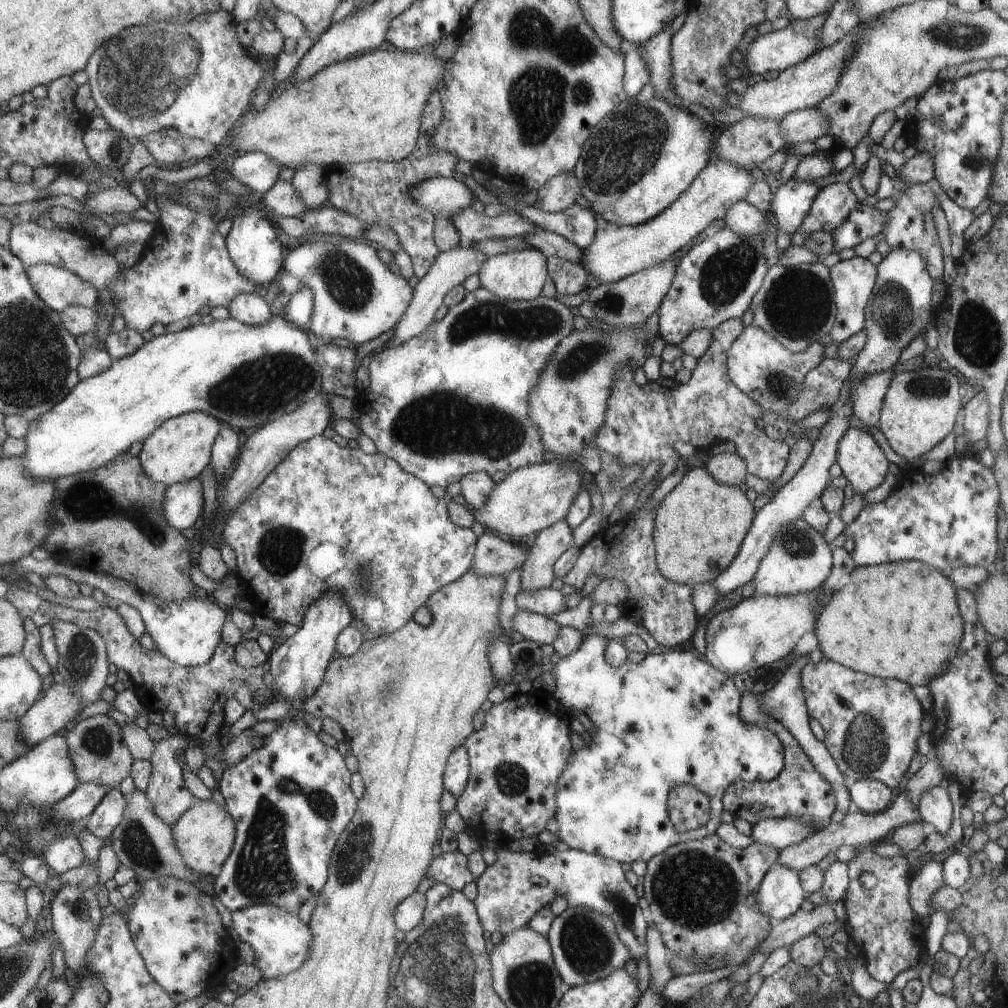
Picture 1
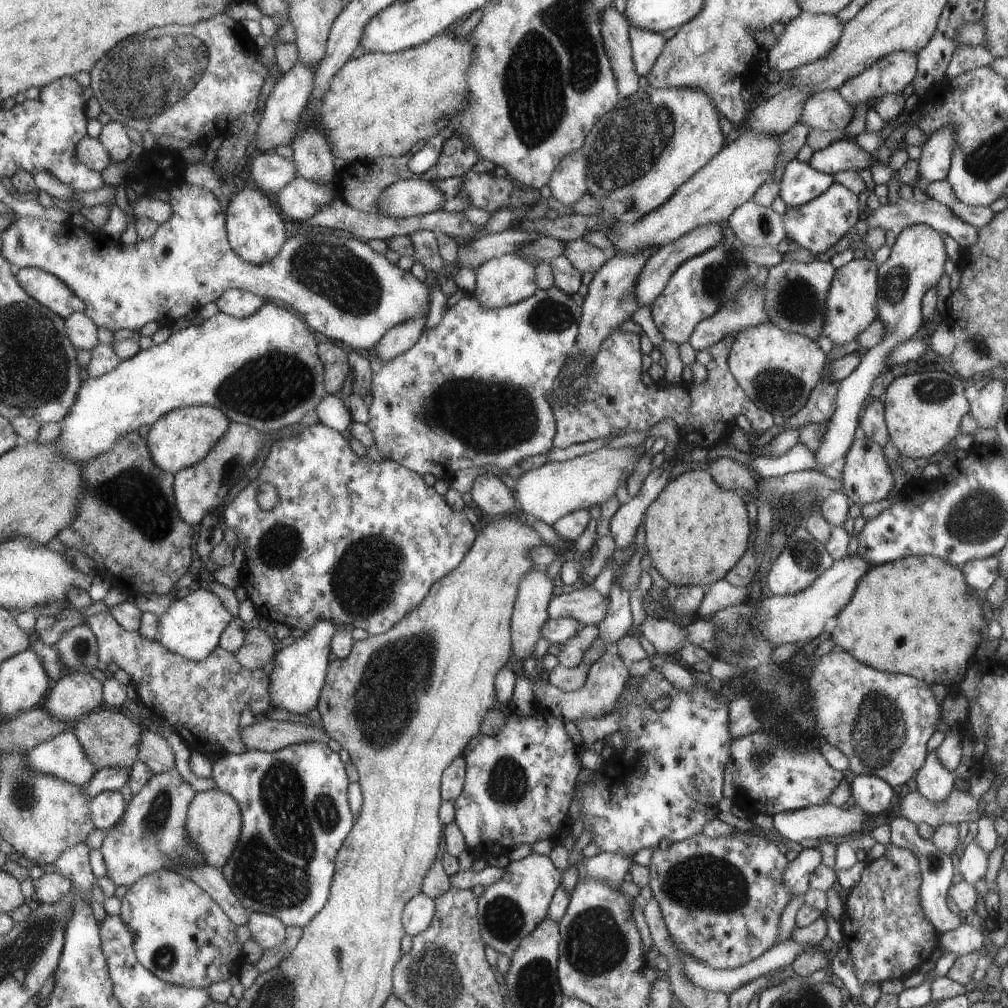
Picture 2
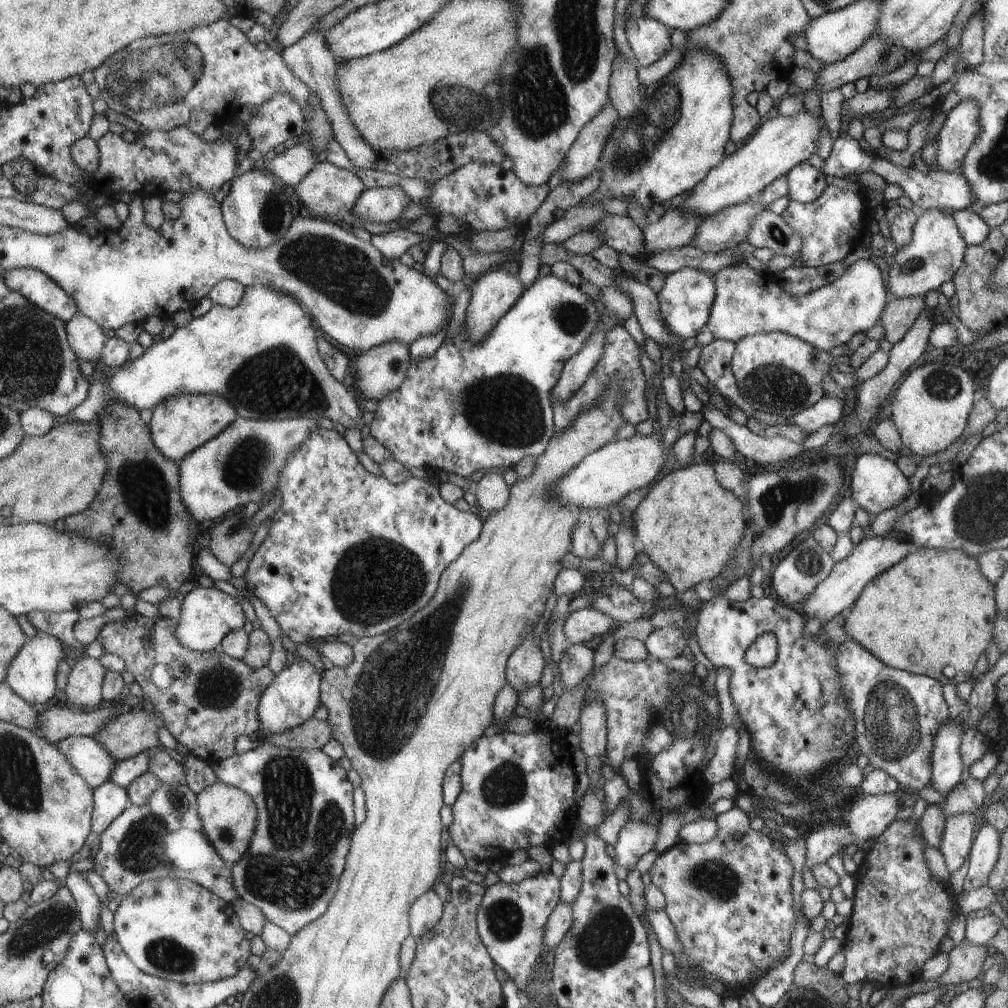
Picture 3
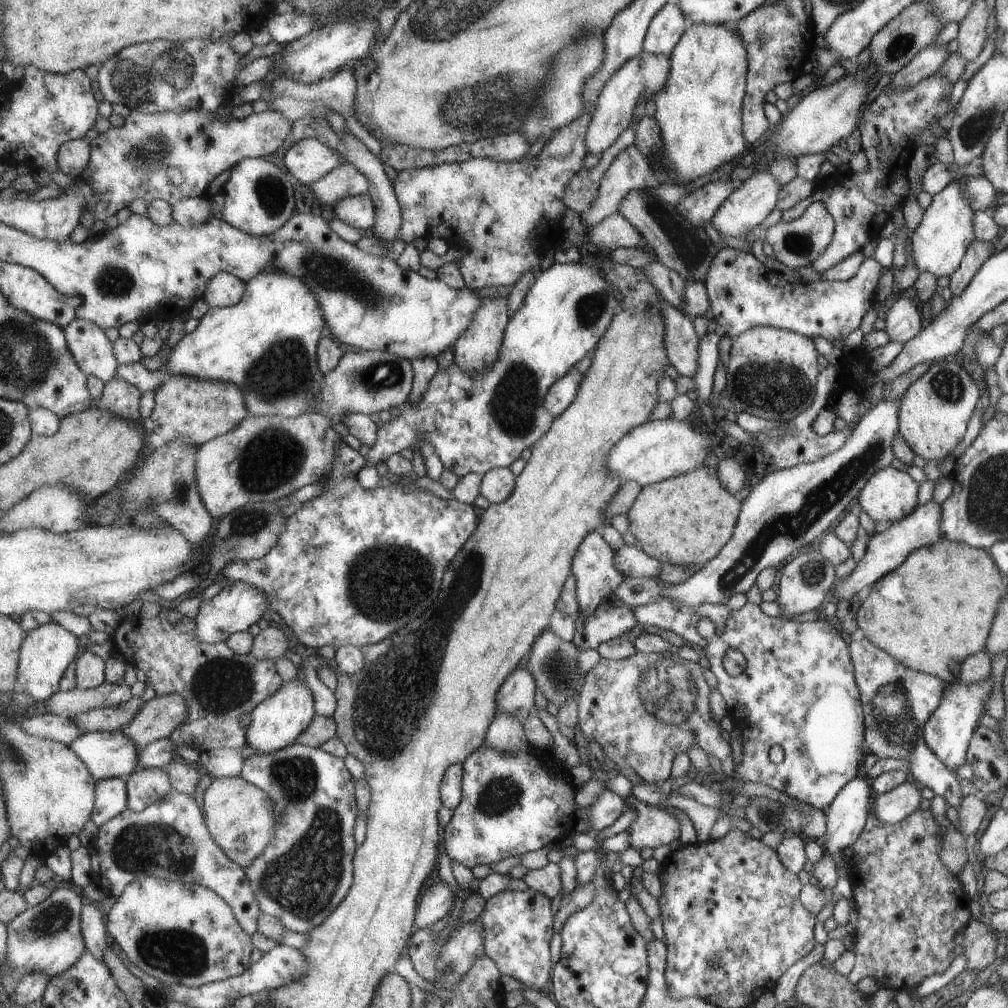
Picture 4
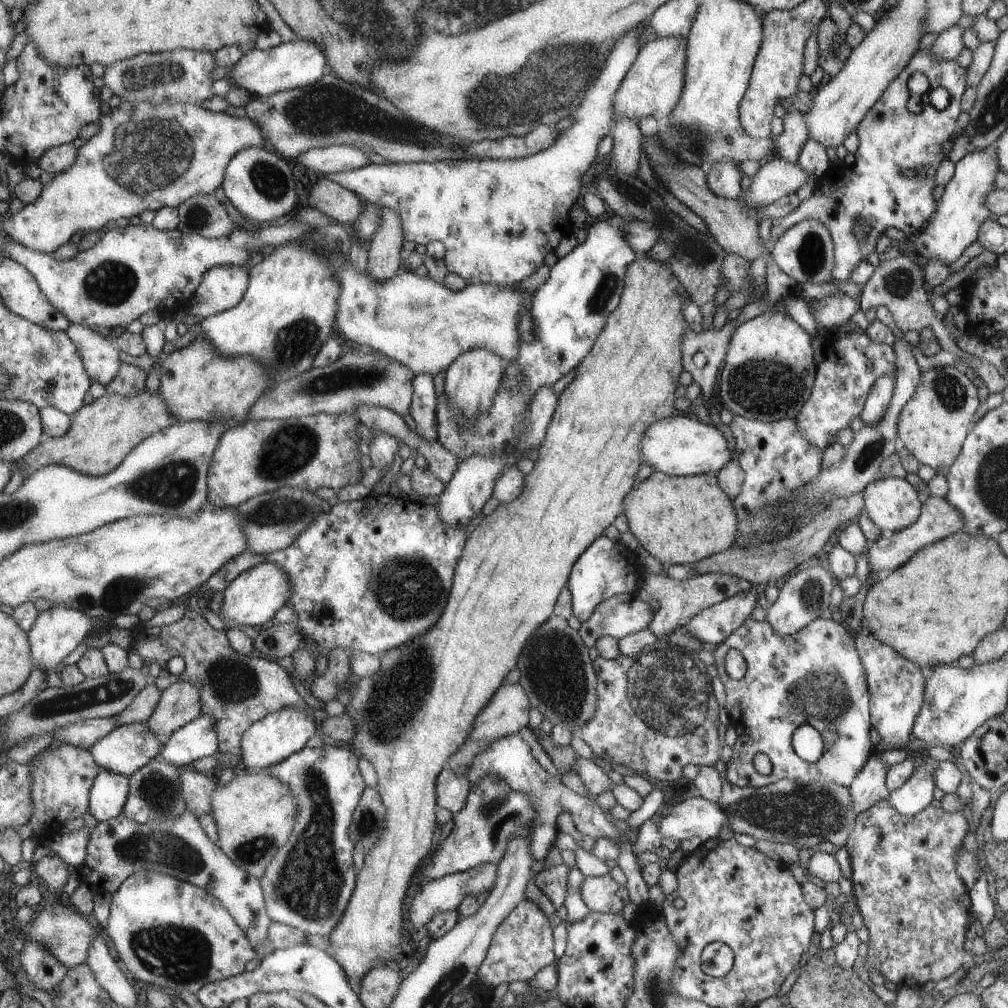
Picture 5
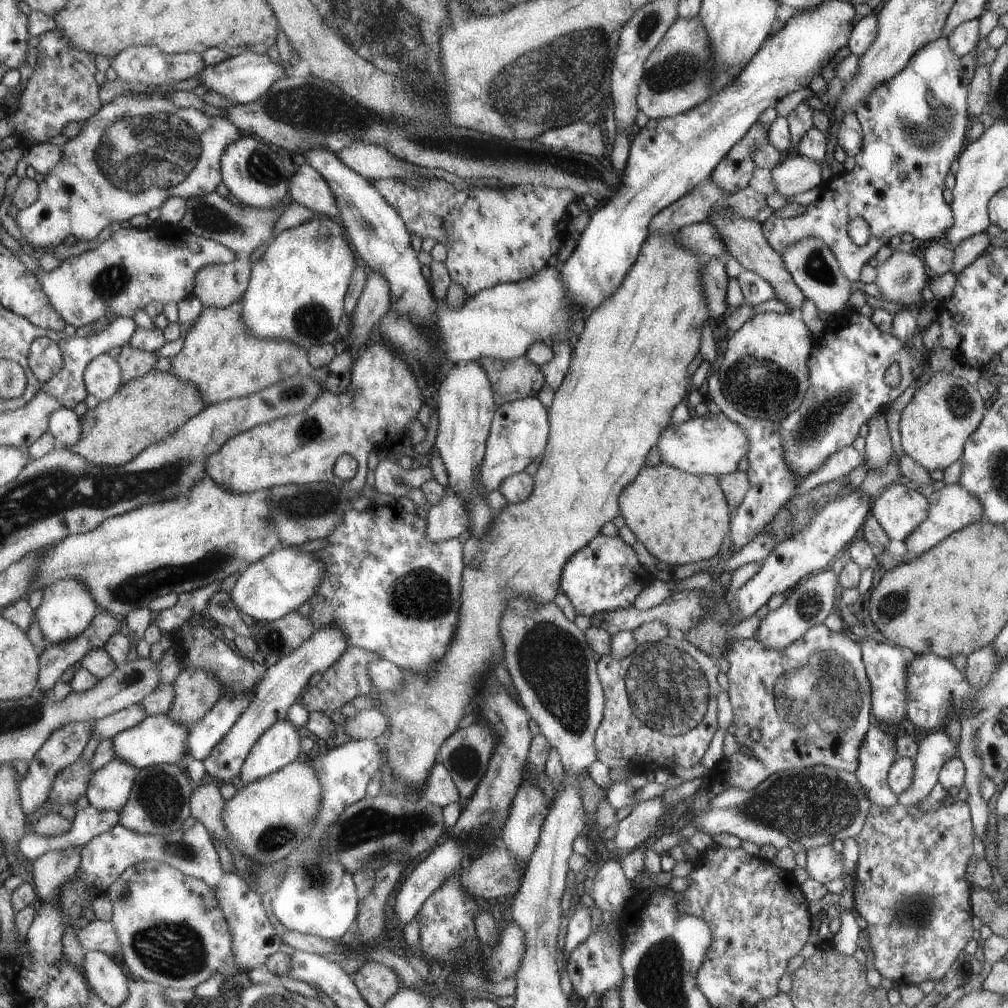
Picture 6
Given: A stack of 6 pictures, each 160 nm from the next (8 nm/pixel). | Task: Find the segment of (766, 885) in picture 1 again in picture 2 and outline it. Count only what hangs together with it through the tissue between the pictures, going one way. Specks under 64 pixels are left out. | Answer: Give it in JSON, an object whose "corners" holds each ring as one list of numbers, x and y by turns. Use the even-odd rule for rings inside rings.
{"corners":[[797,848,798,855,788,862,782,874,782,881,792,894,792,898,799,893,804,893,809,888,810,874,819,866,821,854,815,848]]}

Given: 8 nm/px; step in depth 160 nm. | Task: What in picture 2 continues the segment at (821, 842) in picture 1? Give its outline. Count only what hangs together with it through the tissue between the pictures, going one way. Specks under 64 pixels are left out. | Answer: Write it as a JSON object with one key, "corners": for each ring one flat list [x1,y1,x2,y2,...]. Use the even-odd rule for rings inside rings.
{"corners":[[954,788,940,801,930,801,917,791,908,792,898,800,899,814,911,822,925,823,935,828,940,824,956,825,958,822,973,822,983,816,982,805,973,798,968,789]]}

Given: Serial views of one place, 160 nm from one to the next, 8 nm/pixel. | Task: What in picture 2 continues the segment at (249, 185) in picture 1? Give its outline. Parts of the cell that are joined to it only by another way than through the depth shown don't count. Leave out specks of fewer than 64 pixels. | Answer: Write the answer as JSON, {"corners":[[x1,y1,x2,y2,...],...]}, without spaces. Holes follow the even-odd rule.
{"corners":[[272,151,259,154,253,160,251,163,251,175,261,190,265,189,273,196,277,196,282,188,285,188,285,186,298,176,298,168,294,158,289,160,289,158,280,157]]}

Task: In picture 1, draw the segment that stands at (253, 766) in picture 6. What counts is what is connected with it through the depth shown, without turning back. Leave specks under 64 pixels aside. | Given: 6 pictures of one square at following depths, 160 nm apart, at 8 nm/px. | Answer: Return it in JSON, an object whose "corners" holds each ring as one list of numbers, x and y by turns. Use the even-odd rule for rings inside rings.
{"corners":[[326,593,313,602,307,608,303,624,298,631,292,637,283,639,271,652,269,671,274,677,277,695,302,702,311,697,322,682,326,666,336,655,334,644,338,634,353,622,356,622,355,616,340,595]]}

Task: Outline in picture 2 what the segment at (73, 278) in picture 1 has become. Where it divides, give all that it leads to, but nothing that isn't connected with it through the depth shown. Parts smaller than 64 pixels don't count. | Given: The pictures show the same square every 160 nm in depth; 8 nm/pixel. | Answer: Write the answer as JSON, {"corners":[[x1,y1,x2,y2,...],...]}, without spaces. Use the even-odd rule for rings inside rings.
{"corners":[[25,267,18,270,16,277,33,298,48,306,64,319,68,319,74,312,86,310,86,302,83,302,83,299,79,298,79,295,75,294,75,291,66,282,46,270,39,267]]}

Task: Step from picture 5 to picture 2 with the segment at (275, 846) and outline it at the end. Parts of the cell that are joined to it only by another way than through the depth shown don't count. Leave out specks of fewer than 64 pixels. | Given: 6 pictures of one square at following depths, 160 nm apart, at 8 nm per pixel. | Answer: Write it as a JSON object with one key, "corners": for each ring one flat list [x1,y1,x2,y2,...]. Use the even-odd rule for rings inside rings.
{"corners":[[219,788,200,792,190,806,187,829,195,838,196,845,203,849,207,864,222,869,234,854,242,837,243,815,237,799]]}

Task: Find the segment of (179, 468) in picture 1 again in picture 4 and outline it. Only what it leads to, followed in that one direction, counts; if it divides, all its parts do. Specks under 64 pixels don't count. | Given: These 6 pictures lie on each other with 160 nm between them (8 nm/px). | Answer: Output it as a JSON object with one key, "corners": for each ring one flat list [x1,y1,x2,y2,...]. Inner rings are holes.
{"corners":[[173,375,155,391,155,407,150,416,158,443,170,443,183,437,188,443,203,446,228,433,250,414,244,390,234,382,197,378,197,375]]}

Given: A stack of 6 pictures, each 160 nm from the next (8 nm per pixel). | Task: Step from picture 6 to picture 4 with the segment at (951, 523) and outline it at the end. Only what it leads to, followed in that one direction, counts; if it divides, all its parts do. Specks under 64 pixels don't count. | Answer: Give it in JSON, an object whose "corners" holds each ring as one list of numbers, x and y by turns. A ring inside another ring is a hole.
{"corners":[[929,499,925,504,917,506,901,521,893,521,888,527,885,526,869,536,865,552,855,563,855,568,849,573,849,576,835,582,833,601,839,598,848,599,864,586,871,586,884,574,890,573,896,566,901,565,915,549,937,541,941,537,940,518,941,506]]}

